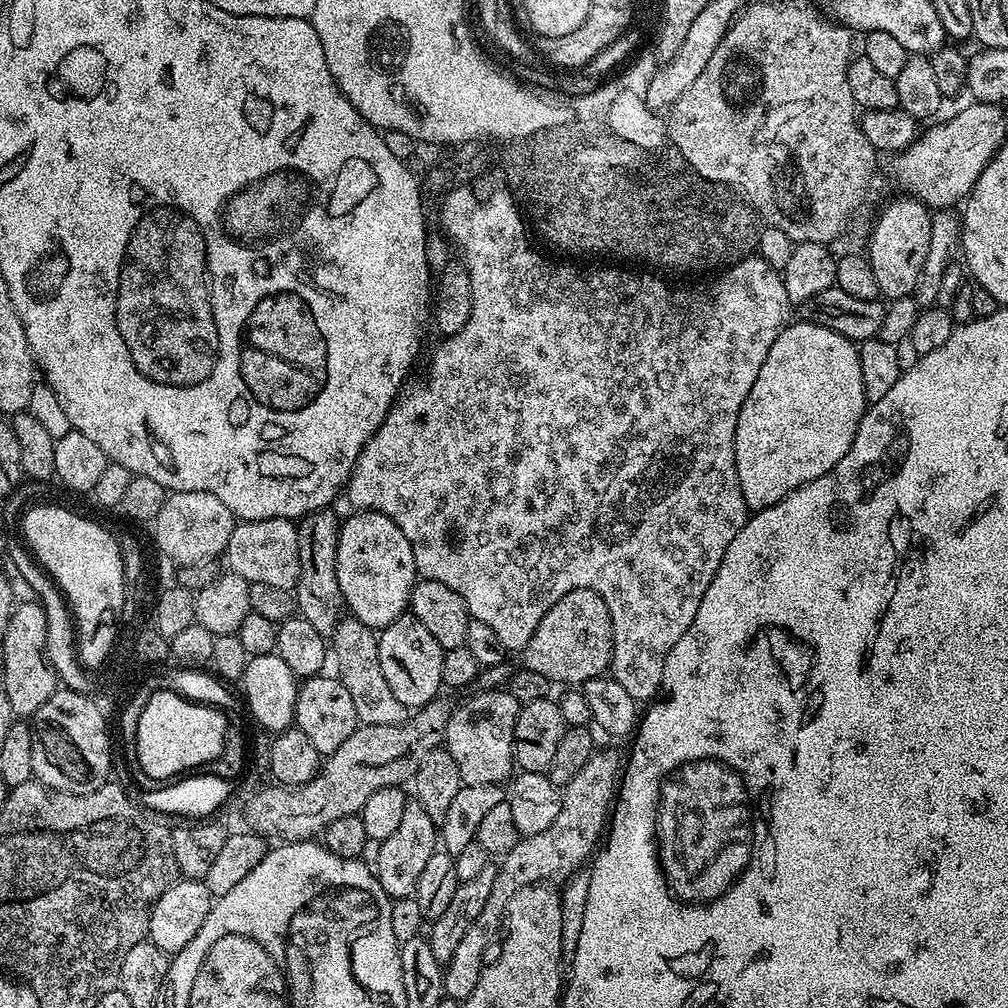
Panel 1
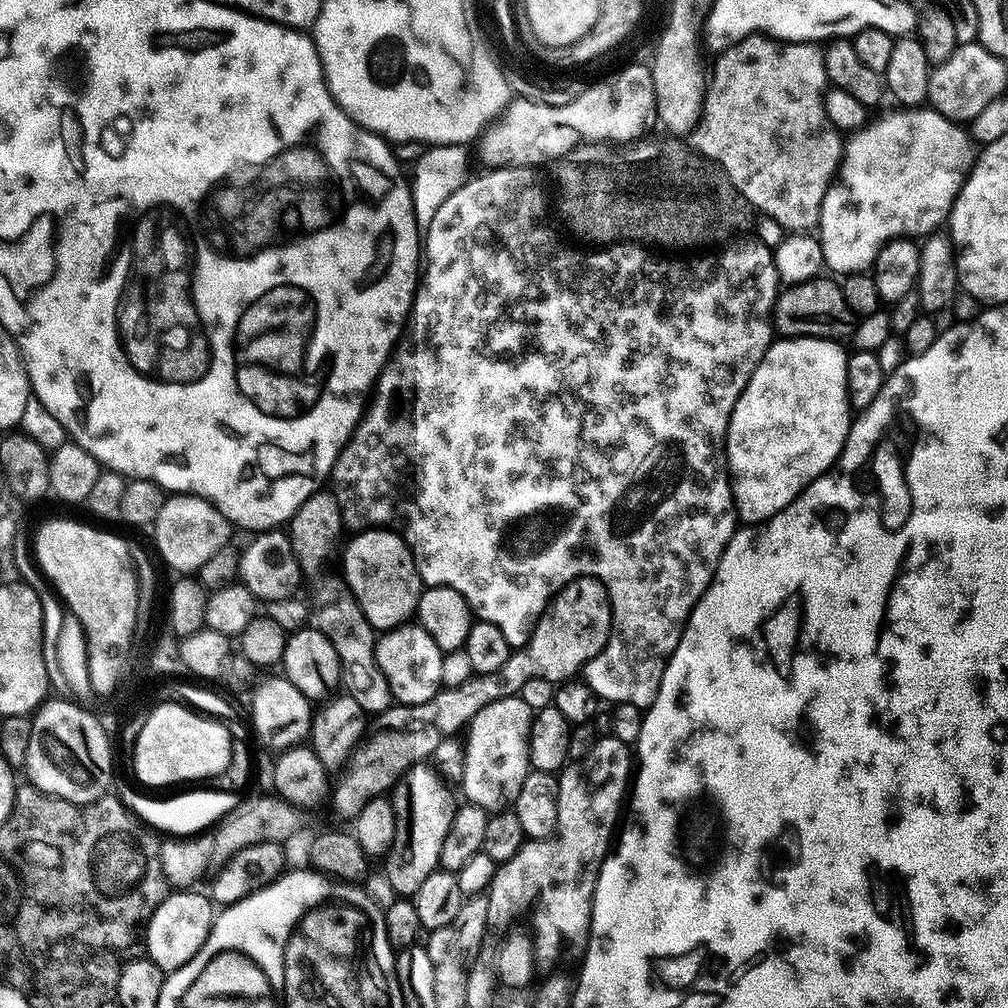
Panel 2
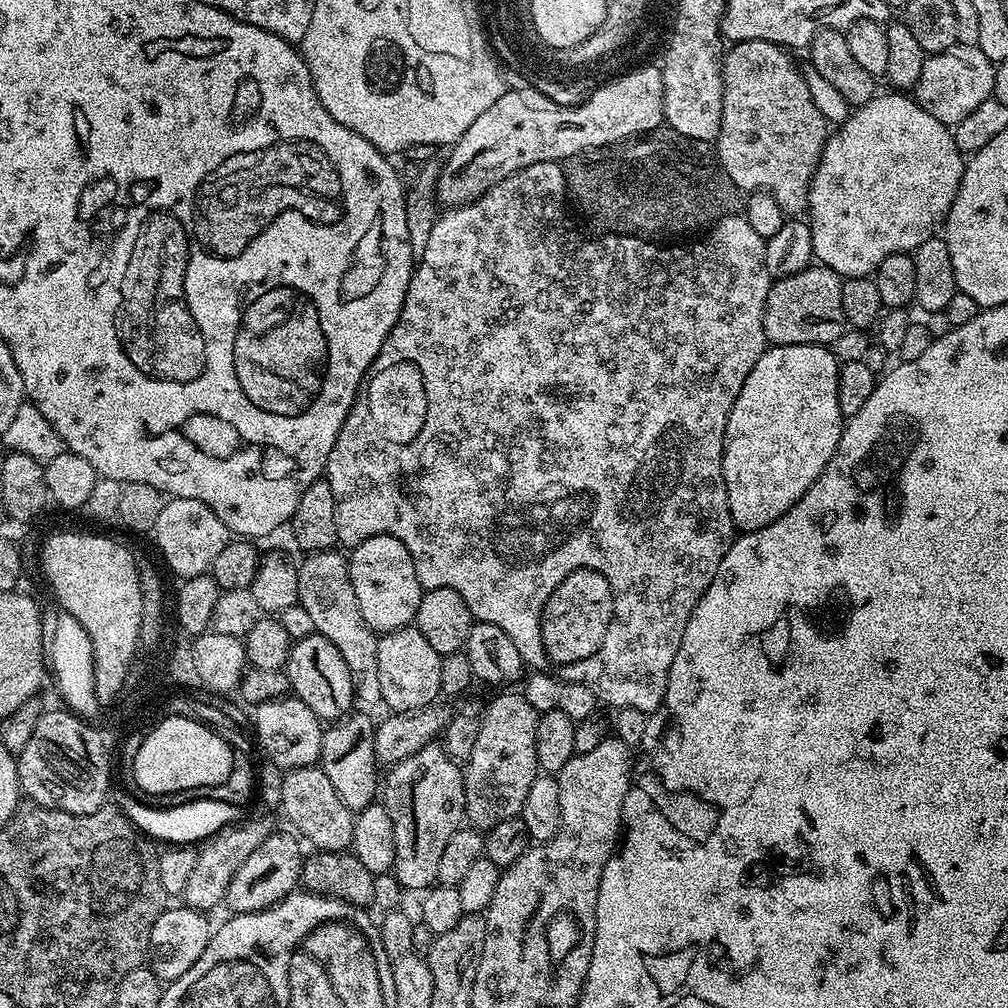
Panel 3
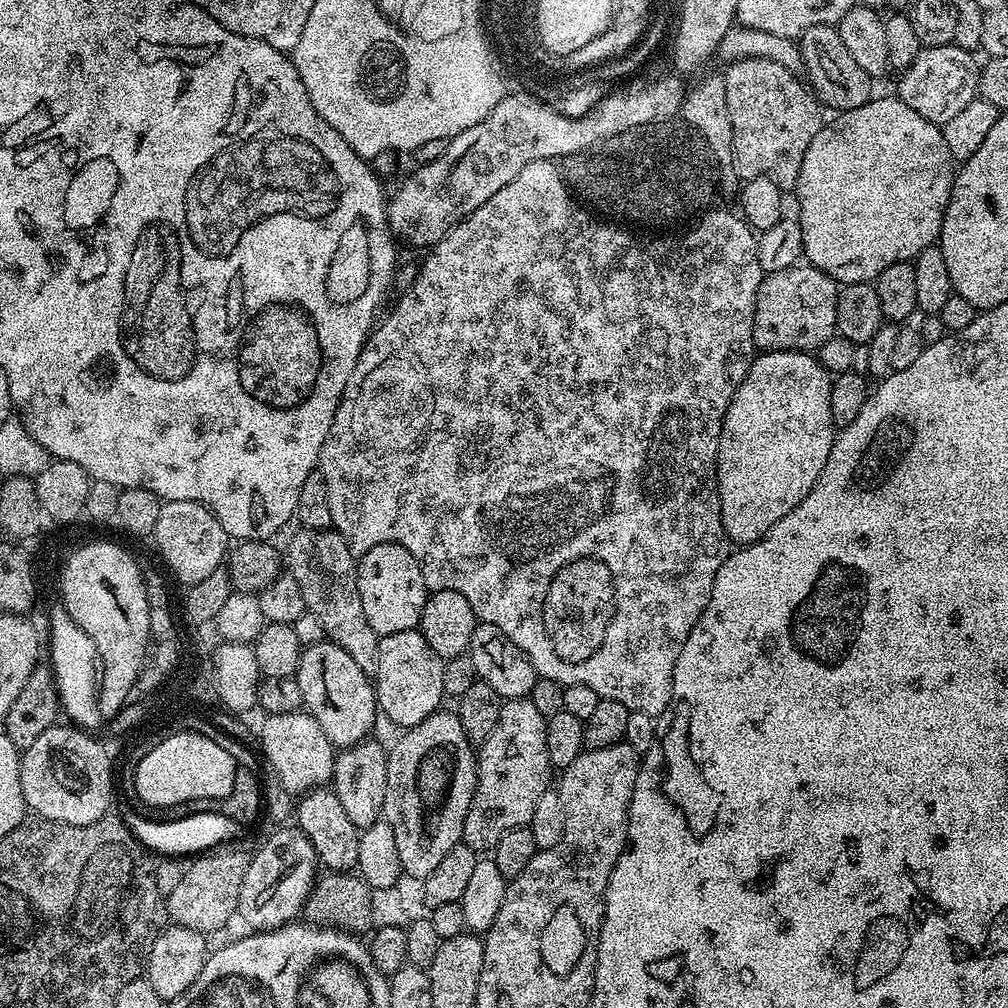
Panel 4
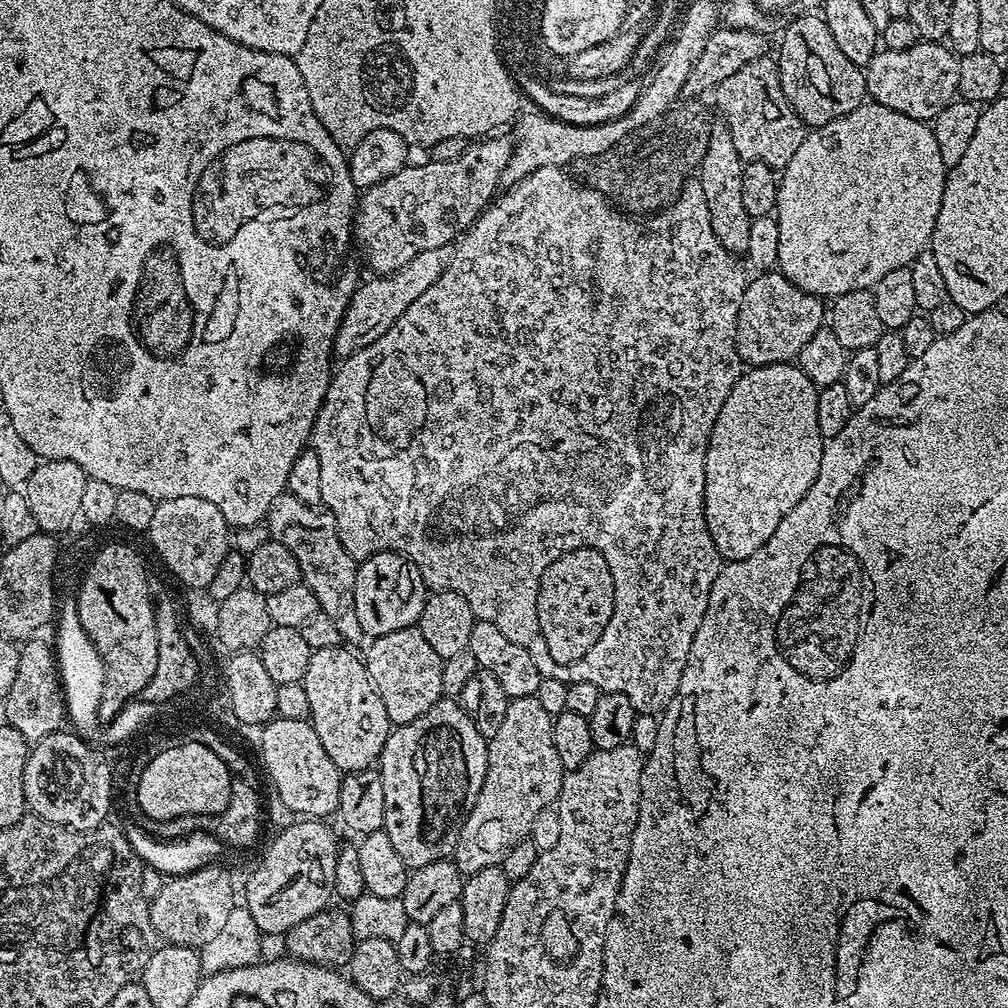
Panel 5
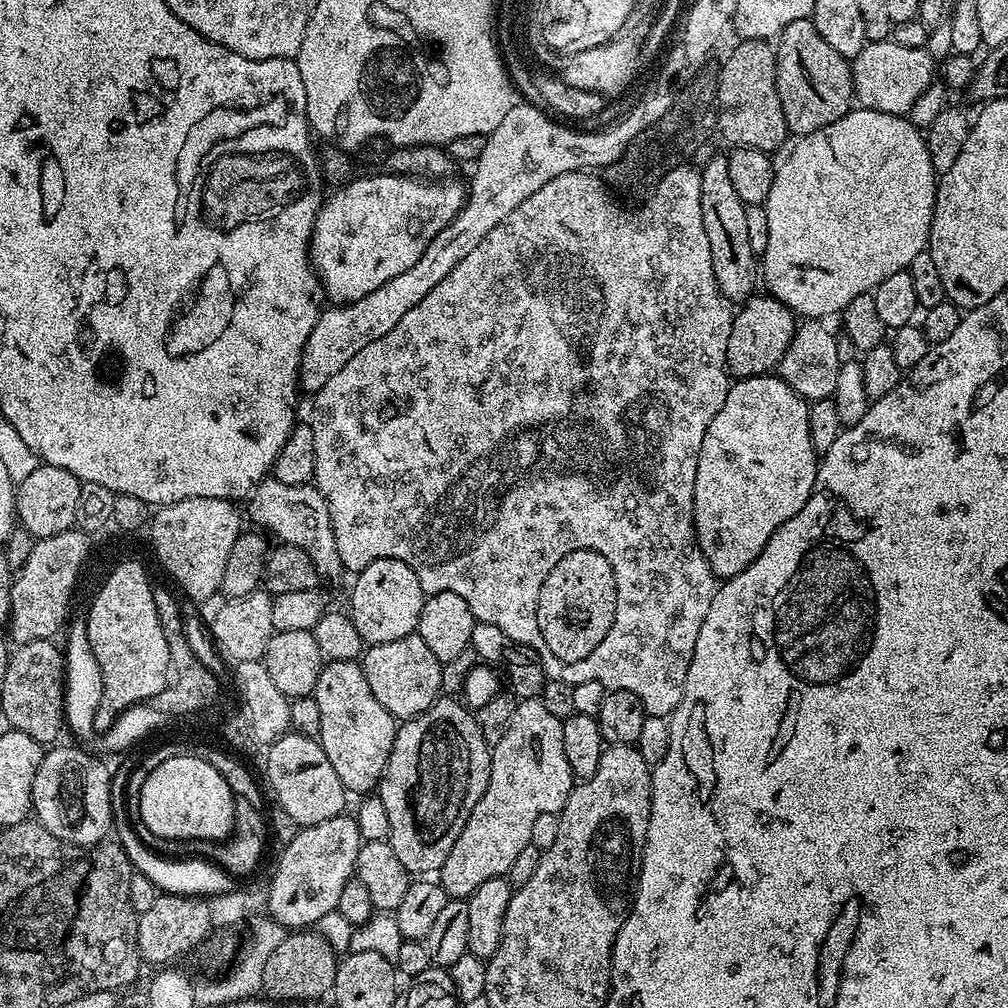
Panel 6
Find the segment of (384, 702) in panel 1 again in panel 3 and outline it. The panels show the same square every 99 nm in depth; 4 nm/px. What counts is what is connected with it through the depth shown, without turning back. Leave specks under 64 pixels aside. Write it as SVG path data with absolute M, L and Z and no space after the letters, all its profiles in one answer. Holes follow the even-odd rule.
M308 558L304 568L302 564L302 575L300 578L300 603L310 614L310 619L314 621L316 632L324 636L342 654L346 666L352 672L352 685L356 688L356 700L364 704L381 703L382 685L378 683L378 639L377 633L369 628L366 621L362 618L362 610L358 610L358 598L354 598L352 584L348 580L348 574L343 563L332 564L328 572L316 572L315 559Z

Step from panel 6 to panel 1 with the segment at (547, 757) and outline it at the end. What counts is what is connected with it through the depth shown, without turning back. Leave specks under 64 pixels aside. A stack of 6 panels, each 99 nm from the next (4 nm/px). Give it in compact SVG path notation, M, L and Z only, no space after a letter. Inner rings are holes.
M480 690L477 696L470 697L461 708L453 711L444 731L444 744L450 746L465 784L504 784L513 775L517 711L517 700L507 690Z

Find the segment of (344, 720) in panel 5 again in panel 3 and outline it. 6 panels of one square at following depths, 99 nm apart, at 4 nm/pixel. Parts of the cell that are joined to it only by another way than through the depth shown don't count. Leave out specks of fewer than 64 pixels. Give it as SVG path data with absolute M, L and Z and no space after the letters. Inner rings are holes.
M313 634L293 643L286 665L290 686L295 699L306 702L322 722L343 720L353 711L356 688L352 685L352 672L342 654L324 636Z

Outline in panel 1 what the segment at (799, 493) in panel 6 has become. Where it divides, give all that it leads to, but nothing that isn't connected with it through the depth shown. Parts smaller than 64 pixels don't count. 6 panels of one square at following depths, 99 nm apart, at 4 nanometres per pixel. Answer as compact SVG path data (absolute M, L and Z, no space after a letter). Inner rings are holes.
M792 322L778 334L774 346L766 354L766 362L762 362L762 370L758 370L758 378L754 386L750 386L750 394L746 394L746 402L742 402L742 410L738 414L736 427L736 473L738 486L742 490L742 498L752 512L761 512L763 508L774 506L782 498L786 498L796 488L814 482L814 478L822 478L850 450L854 442L854 434L858 430L860 420L866 411L866 401L862 390L862 366L860 365L860 349L853 341L842 334L830 330L826 326L818 326L807 322Z

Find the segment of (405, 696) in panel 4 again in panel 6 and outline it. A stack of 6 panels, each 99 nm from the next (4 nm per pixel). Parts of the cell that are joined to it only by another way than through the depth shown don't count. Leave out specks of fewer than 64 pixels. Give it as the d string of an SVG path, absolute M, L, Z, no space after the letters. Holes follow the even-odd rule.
M419 634L403 636L394 642L371 645L363 653L364 677L378 702L394 718L420 716L431 708L441 695L440 669L442 661L434 658L434 653L422 642Z

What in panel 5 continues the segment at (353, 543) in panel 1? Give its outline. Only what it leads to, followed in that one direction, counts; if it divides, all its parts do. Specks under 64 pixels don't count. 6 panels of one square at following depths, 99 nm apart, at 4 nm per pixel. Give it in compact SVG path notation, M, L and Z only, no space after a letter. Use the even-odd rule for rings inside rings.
M376 552L356 569L354 610L365 637L385 636L413 627L420 619L425 599L426 585L418 566L399 552Z

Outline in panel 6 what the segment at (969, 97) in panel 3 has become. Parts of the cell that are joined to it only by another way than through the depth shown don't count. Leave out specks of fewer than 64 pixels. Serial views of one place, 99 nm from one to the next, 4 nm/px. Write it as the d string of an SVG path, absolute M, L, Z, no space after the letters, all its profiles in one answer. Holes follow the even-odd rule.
M892 38L865 43L862 51L850 60L855 103L875 112L907 113L912 103L933 83L932 67L934 61L927 47L898 46Z

